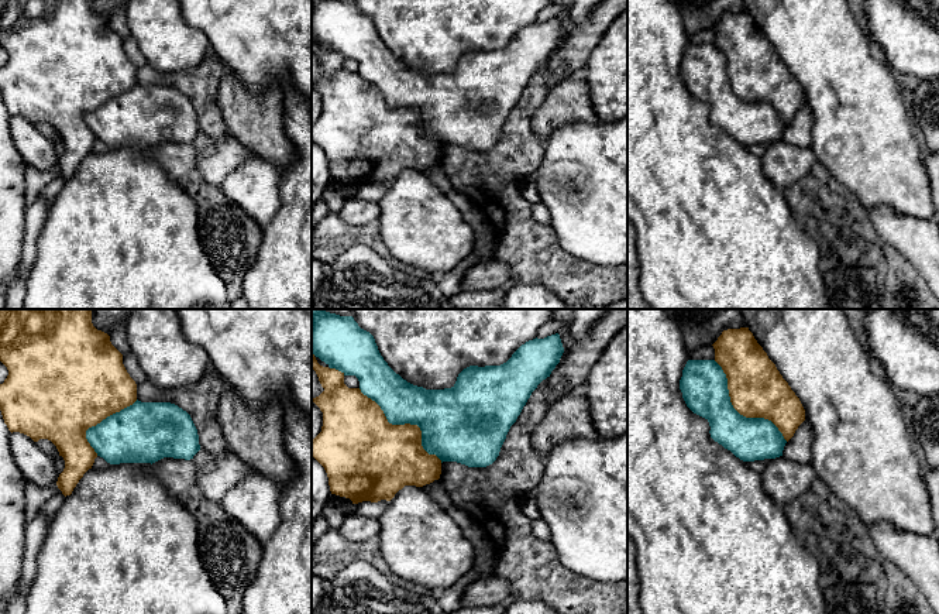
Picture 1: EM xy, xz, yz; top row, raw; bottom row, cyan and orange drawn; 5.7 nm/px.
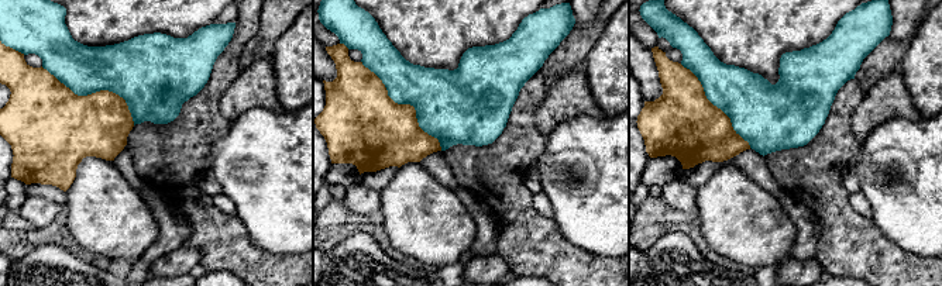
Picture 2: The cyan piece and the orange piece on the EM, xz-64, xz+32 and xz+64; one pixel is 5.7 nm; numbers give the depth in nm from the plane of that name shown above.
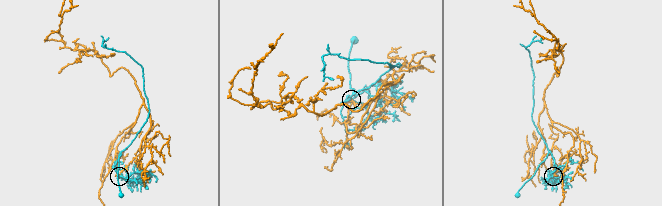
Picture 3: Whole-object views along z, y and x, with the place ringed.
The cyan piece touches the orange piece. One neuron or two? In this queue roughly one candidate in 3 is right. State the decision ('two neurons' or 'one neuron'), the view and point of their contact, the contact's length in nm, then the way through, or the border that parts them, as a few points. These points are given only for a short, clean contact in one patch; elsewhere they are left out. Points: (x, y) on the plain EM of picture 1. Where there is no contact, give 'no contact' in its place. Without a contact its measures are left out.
two neurons; contact xz (405, 106); length 650 nm

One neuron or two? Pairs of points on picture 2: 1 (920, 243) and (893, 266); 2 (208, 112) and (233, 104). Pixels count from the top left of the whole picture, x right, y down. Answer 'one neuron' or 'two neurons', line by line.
1: two neurons
2: two neurons

